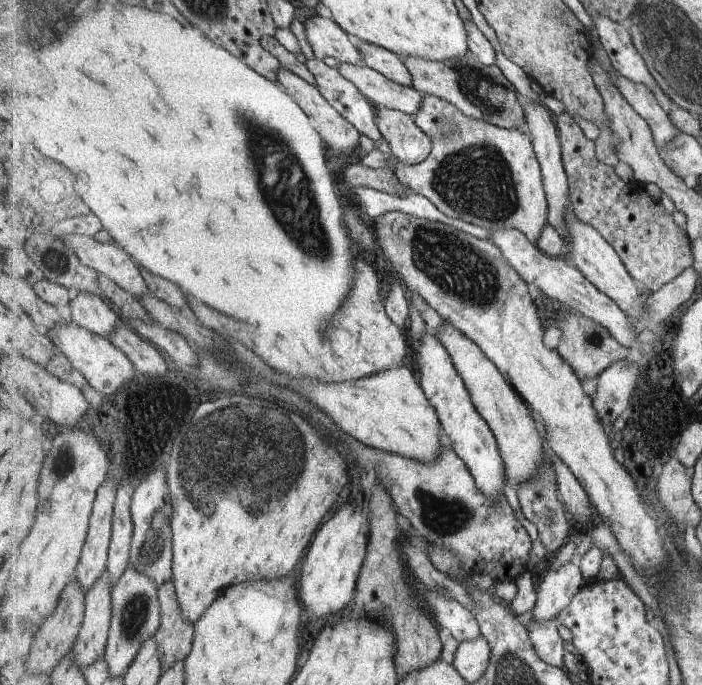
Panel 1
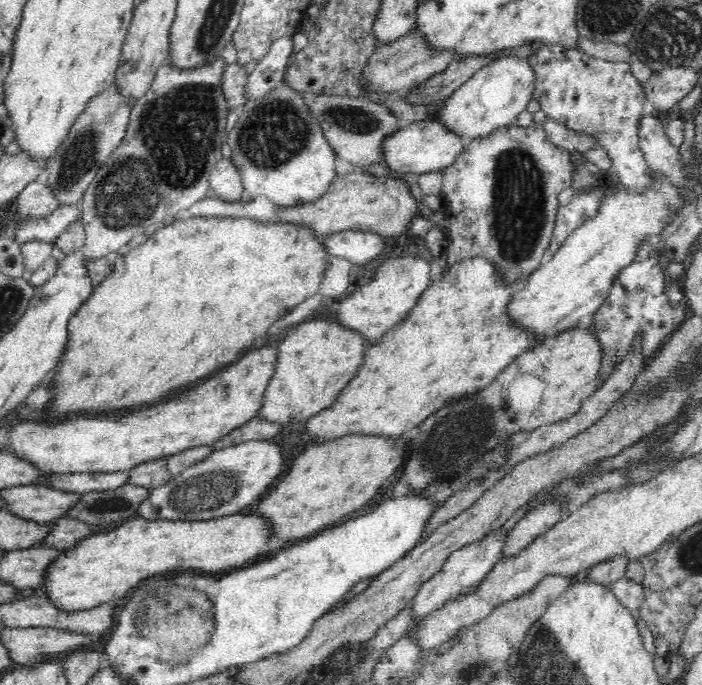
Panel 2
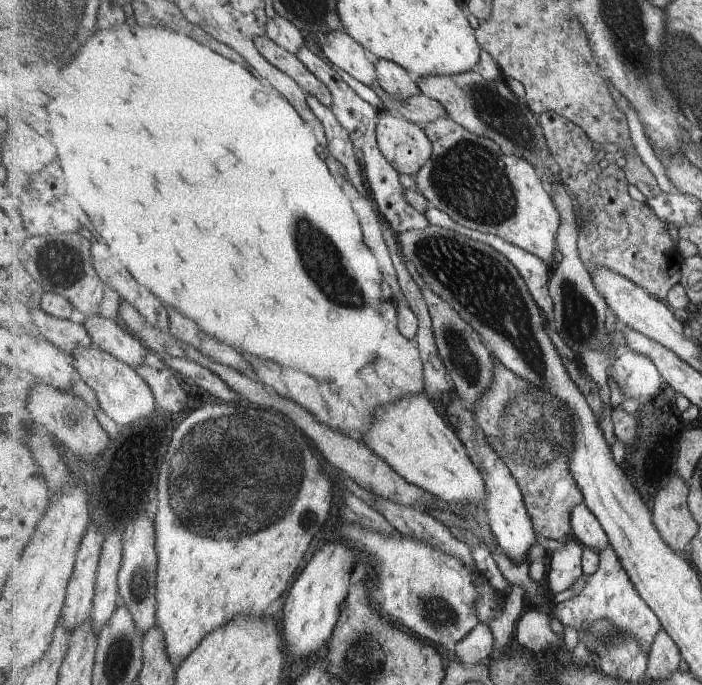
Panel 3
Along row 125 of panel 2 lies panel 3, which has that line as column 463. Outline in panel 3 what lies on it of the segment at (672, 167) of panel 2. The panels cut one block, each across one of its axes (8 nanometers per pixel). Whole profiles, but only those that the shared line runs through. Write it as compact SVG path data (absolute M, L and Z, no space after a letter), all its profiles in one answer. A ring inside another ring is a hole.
M481 622L468 637L452 647L459 661L467 666L493 657L493 648L495 648L495 636L493 636L489 625Z

